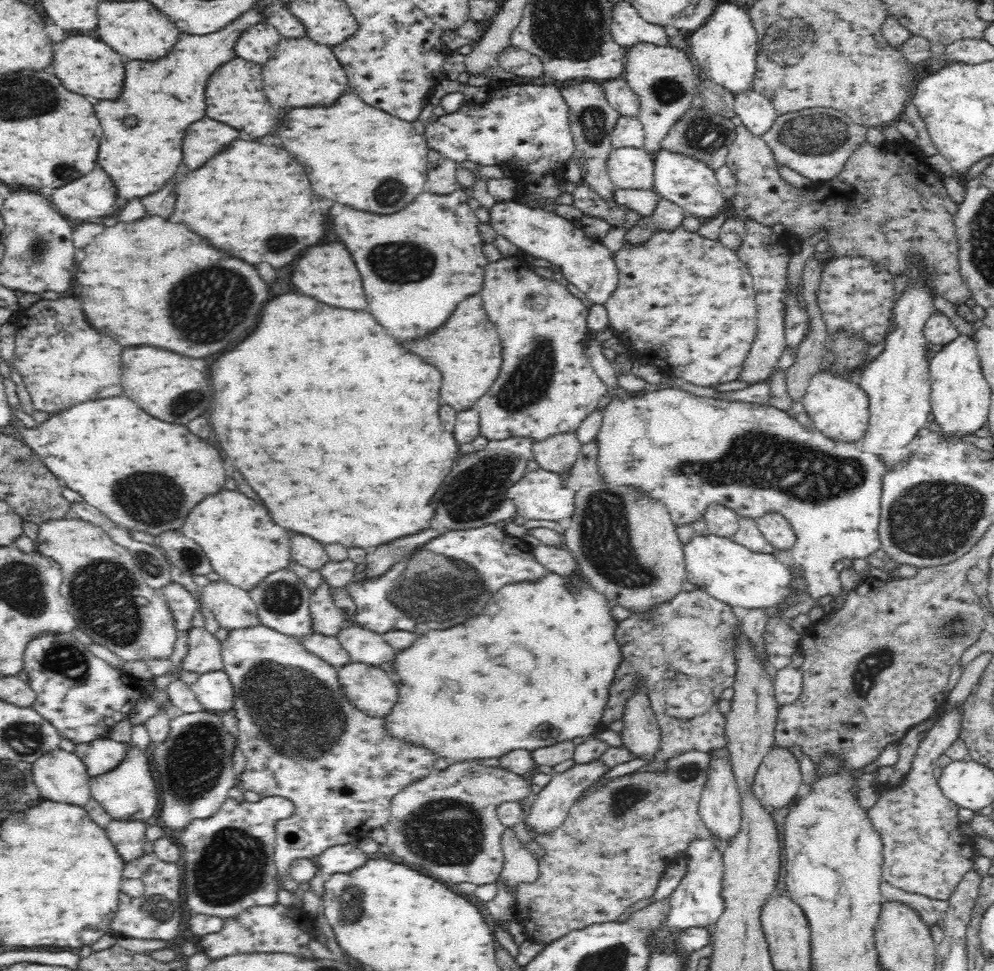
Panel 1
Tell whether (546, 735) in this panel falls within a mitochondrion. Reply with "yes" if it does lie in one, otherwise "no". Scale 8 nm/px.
yes

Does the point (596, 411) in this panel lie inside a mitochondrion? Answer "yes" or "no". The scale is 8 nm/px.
no

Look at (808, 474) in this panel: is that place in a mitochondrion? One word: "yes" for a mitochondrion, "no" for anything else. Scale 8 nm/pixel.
yes

